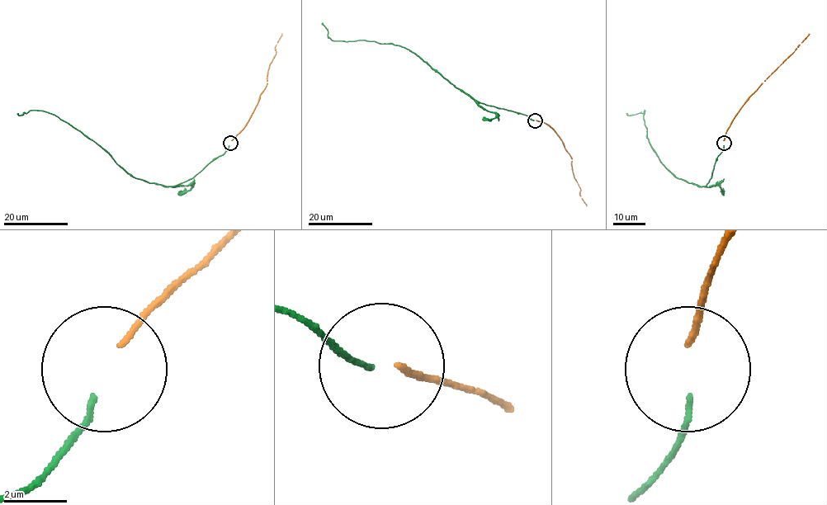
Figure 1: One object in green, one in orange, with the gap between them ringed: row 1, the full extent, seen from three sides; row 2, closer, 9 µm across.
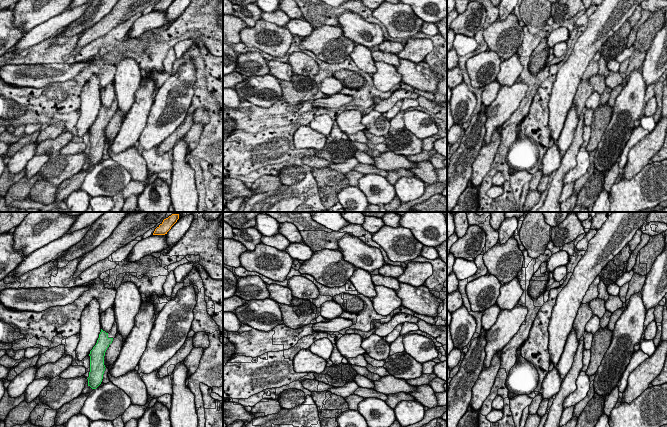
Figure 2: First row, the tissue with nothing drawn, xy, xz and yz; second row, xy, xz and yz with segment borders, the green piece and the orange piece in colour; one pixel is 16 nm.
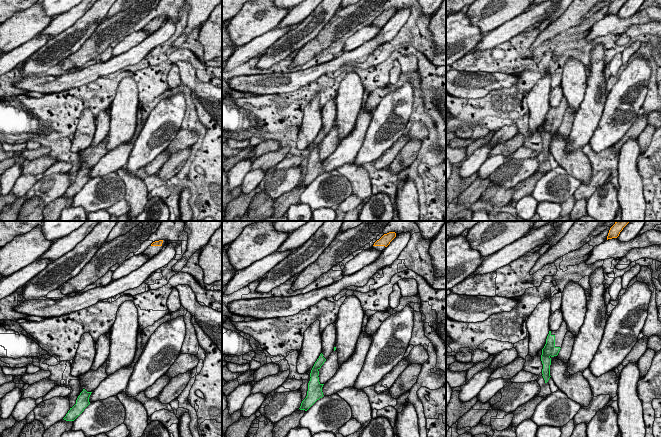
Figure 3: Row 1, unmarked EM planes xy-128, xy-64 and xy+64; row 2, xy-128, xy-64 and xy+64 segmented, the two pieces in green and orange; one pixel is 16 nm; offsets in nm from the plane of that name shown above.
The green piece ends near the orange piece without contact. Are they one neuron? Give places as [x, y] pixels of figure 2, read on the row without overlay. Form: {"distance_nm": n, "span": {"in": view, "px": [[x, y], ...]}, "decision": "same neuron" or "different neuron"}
{"distance_nm": 1750, "span": {"in": "xy", "px": [[101, 105], [153, 10]]}, "decision": "different neuron"}

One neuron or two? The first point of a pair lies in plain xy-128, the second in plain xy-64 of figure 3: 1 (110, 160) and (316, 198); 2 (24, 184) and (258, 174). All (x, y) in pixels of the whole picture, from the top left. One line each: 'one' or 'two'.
1: two
2: one

